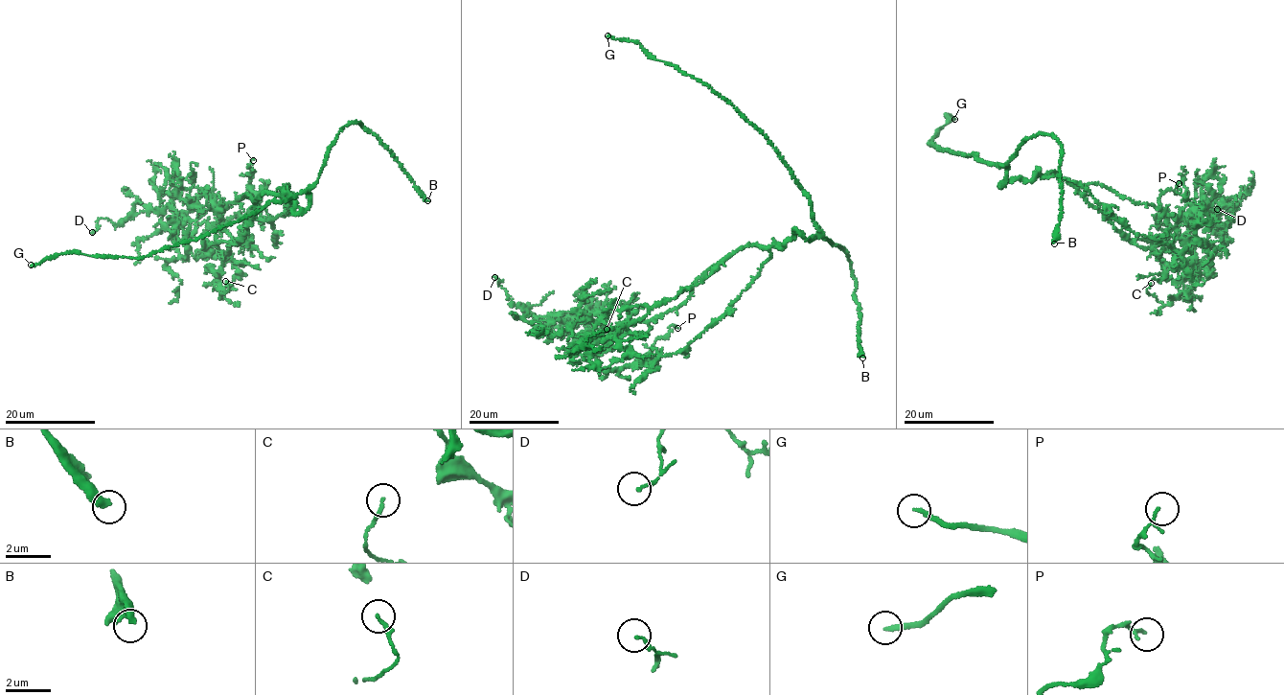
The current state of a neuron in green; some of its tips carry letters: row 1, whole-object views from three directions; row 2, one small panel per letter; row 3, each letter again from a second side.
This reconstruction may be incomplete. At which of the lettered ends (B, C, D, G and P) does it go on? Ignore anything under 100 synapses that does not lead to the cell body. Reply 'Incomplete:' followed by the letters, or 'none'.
Incomplete: B, G

